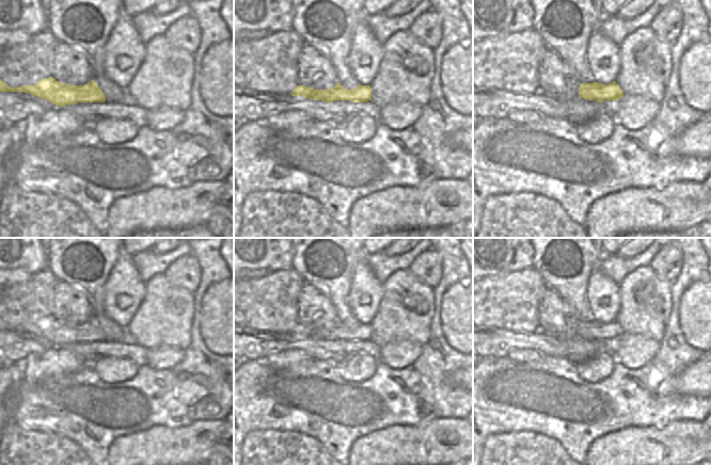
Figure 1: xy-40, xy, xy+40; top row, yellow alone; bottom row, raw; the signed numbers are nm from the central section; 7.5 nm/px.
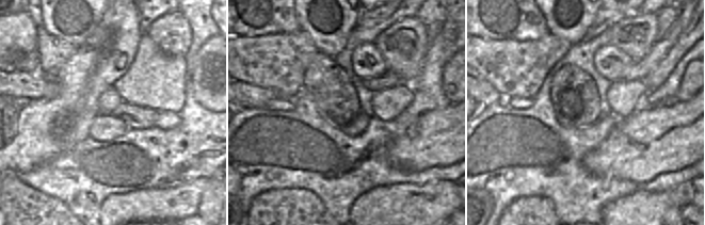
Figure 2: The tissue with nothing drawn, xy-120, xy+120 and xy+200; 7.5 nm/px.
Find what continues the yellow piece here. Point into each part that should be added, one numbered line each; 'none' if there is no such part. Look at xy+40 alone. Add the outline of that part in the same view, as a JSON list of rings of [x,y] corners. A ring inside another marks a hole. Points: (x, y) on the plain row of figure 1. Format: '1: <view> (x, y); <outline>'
none

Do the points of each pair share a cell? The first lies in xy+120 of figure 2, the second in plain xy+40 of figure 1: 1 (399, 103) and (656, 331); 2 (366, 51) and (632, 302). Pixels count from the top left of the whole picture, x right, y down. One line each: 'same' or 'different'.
1: different
2: different

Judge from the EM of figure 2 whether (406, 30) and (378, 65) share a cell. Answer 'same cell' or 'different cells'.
different cells

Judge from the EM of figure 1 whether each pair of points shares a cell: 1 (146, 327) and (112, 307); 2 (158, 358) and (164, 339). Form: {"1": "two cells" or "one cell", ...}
{"1": "two cells", "2": "two cells"}

